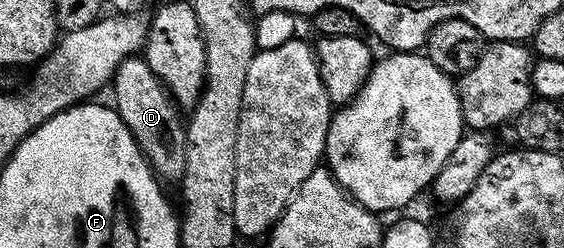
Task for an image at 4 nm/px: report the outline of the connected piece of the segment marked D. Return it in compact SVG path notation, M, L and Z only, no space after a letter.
M143 57L129 58L115 70L114 87L114 109L137 141L151 170L164 184L178 184L185 173L187 156L187 125L179 104L171 98L167 86L159 80L157 73L153 73L153 69L149 69Z

